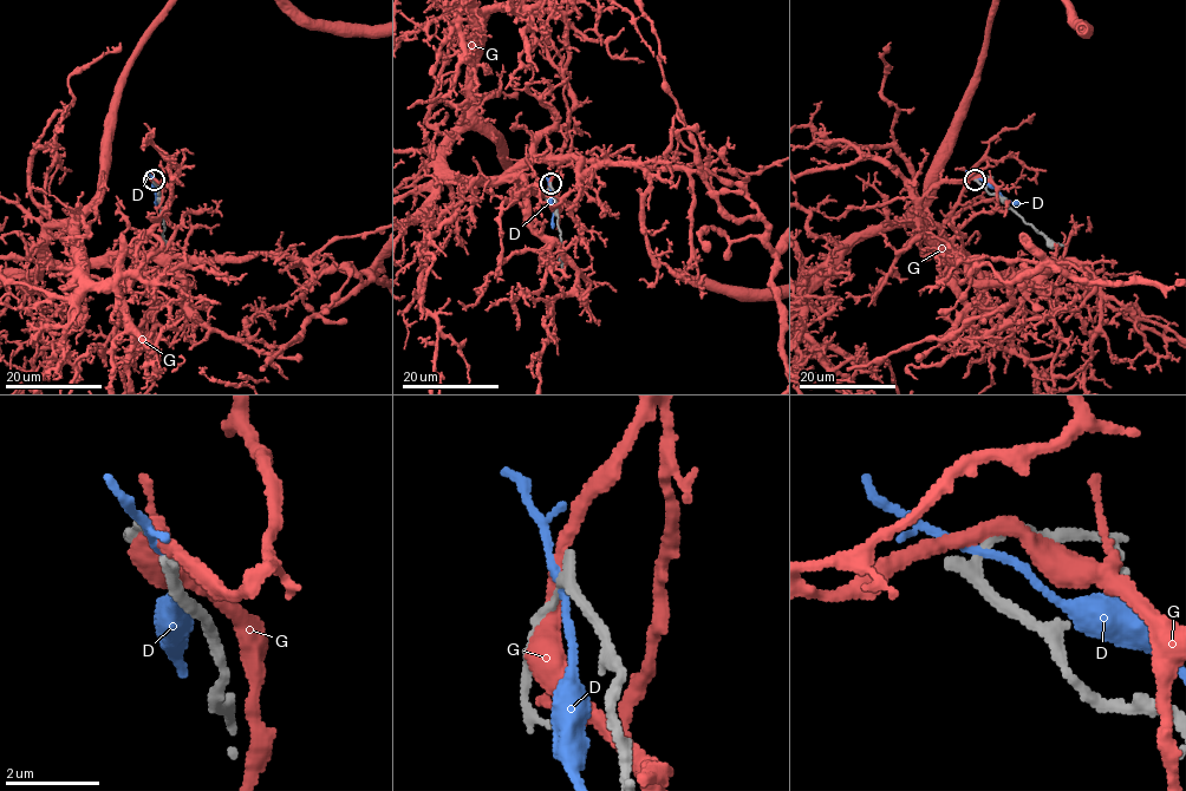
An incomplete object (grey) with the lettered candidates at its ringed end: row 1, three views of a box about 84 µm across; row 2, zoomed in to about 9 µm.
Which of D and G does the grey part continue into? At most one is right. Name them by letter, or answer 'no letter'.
no letter

